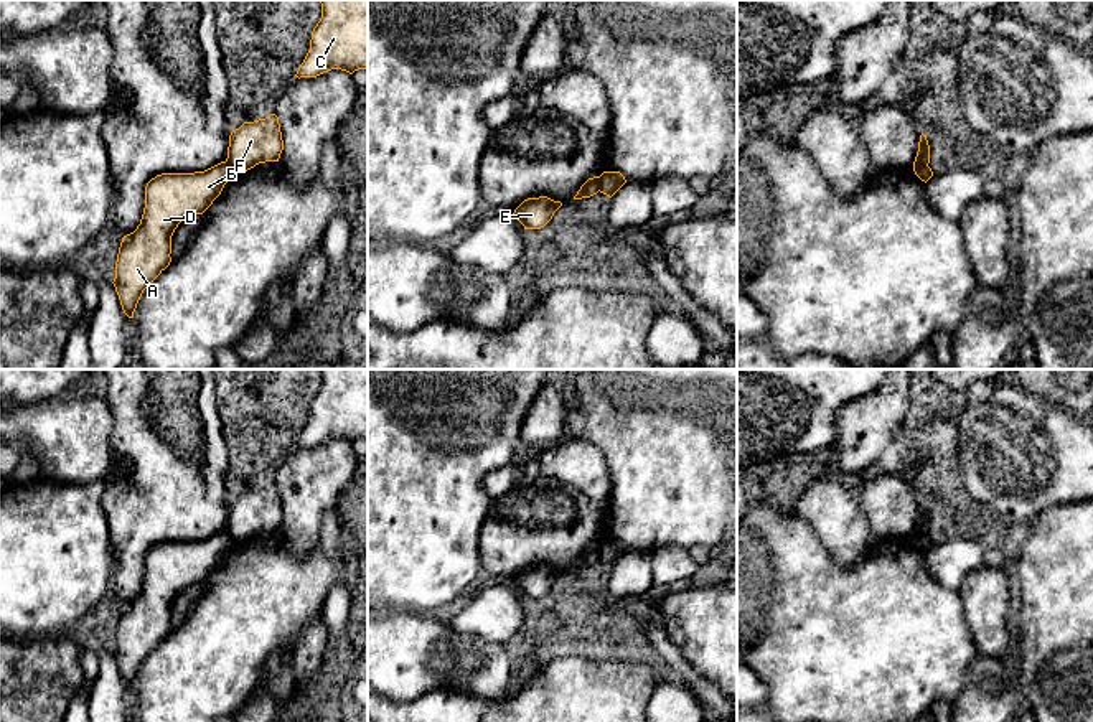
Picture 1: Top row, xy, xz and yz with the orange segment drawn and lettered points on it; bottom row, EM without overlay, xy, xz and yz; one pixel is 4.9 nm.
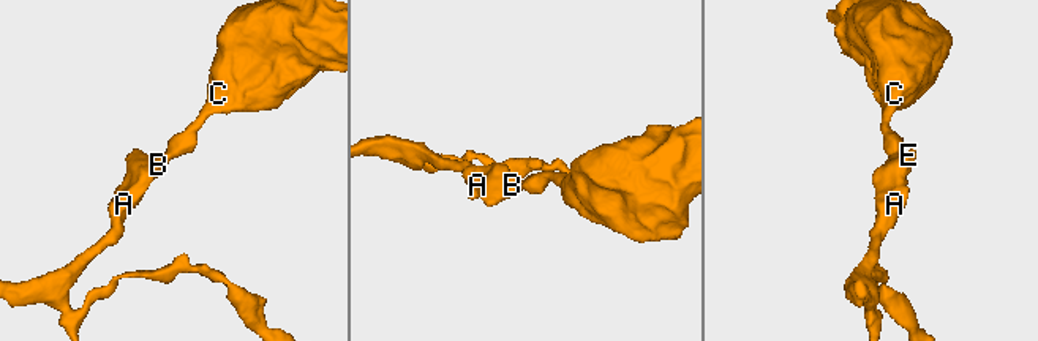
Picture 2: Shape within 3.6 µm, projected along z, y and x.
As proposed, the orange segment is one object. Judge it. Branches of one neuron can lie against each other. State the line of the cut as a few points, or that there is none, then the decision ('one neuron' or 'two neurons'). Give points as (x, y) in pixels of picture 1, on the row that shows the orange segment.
xz (597, 177), (600, 190) | two neurons

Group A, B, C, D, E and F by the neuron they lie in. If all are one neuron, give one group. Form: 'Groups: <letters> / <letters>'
Groups: A B D E / C F

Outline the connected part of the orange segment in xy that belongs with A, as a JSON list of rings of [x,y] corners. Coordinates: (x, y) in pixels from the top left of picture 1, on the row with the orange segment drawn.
[[[221,162],[204,171],[162,173],[147,183],[140,224],[122,237],[112,282],[129,318],[143,290],[170,265],[178,224],[203,214],[232,175],[231,165]]]

